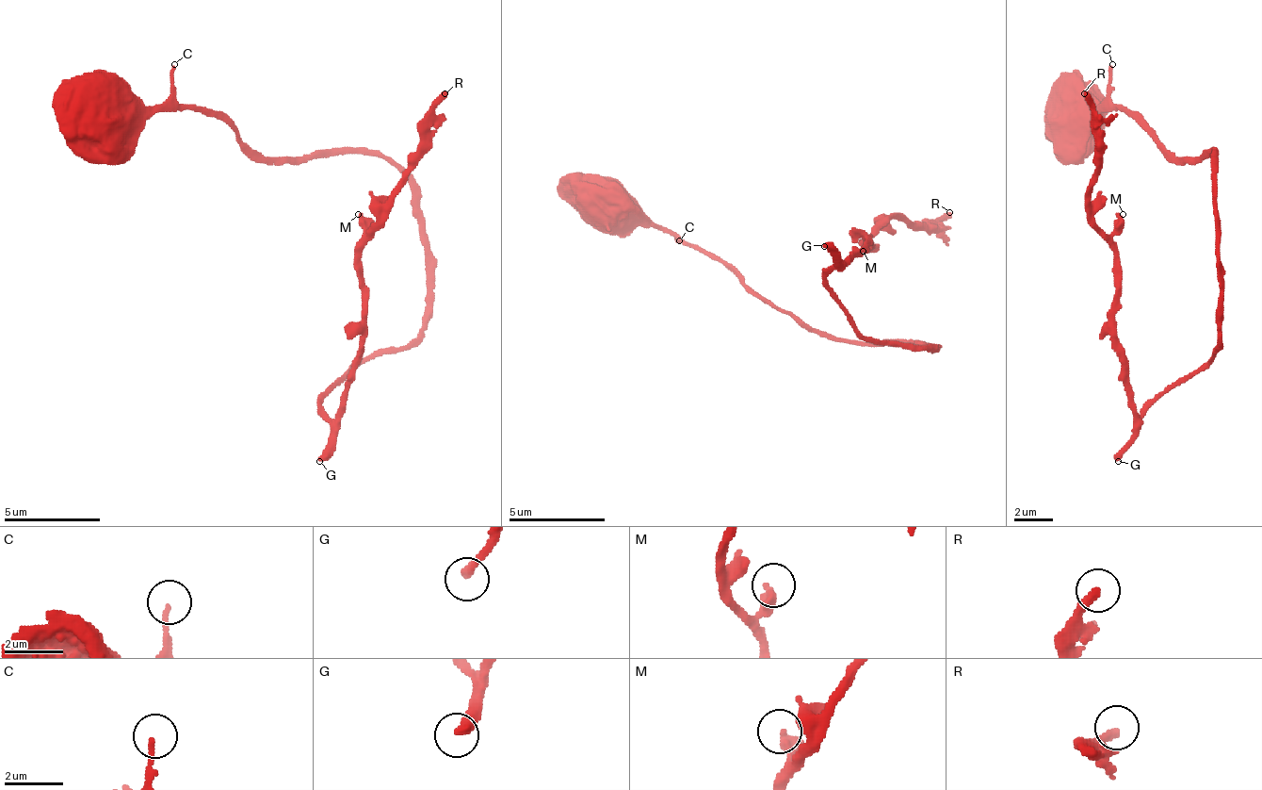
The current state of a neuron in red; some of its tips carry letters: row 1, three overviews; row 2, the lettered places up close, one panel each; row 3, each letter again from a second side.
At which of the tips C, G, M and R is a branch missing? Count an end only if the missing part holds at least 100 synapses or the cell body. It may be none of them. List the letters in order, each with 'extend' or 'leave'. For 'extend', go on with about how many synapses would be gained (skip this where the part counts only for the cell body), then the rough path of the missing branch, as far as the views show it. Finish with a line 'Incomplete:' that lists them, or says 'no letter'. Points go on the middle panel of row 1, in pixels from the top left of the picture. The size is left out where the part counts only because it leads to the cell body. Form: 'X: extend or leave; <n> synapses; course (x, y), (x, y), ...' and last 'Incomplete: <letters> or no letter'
C: leave
G: extend; 300 synapses
M: leave
R: leave
Incomplete: G

